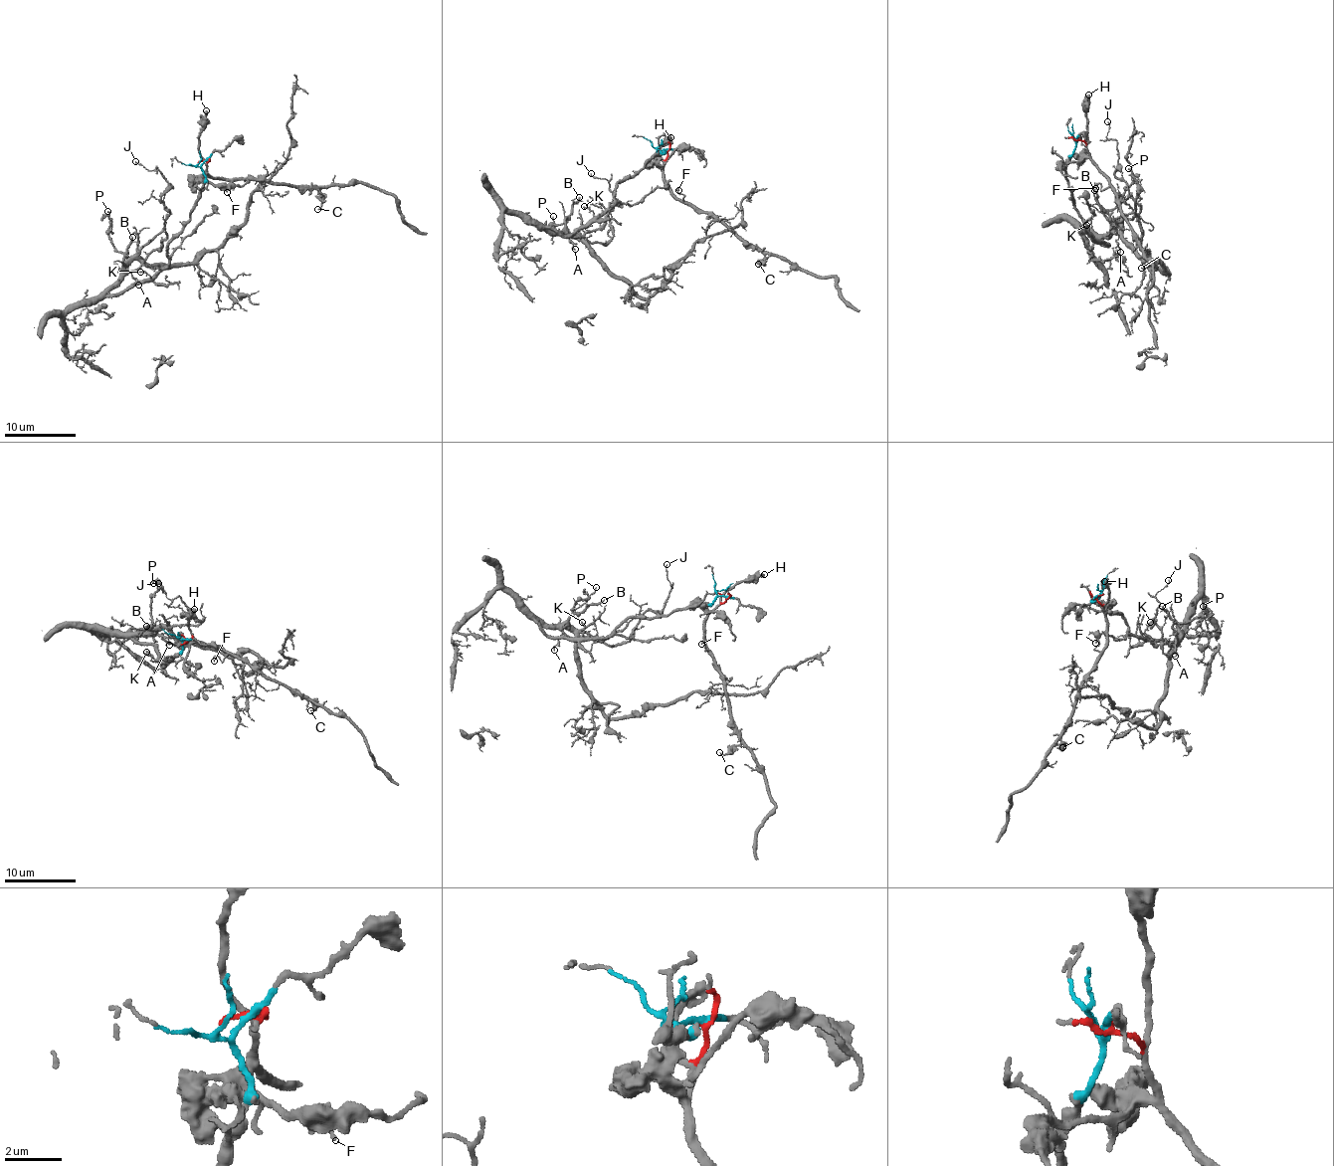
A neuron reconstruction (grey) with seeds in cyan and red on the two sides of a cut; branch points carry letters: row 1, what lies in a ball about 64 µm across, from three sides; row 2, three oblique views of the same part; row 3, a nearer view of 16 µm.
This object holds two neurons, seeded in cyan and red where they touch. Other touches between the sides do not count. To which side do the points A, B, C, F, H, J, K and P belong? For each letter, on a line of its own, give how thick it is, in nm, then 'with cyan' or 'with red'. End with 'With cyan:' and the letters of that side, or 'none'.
A: calibre 110 nm; with cyan
B: calibre 170 nm; with cyan
C: calibre 150 nm; with red
F: calibre 190 nm; with red
H: calibre 280 nm; with red
J: calibre 100 nm; with cyan
K: calibre 170 nm; with cyan
P: calibre 100 nm; with cyan
With cyan: A, B, J, K, P

